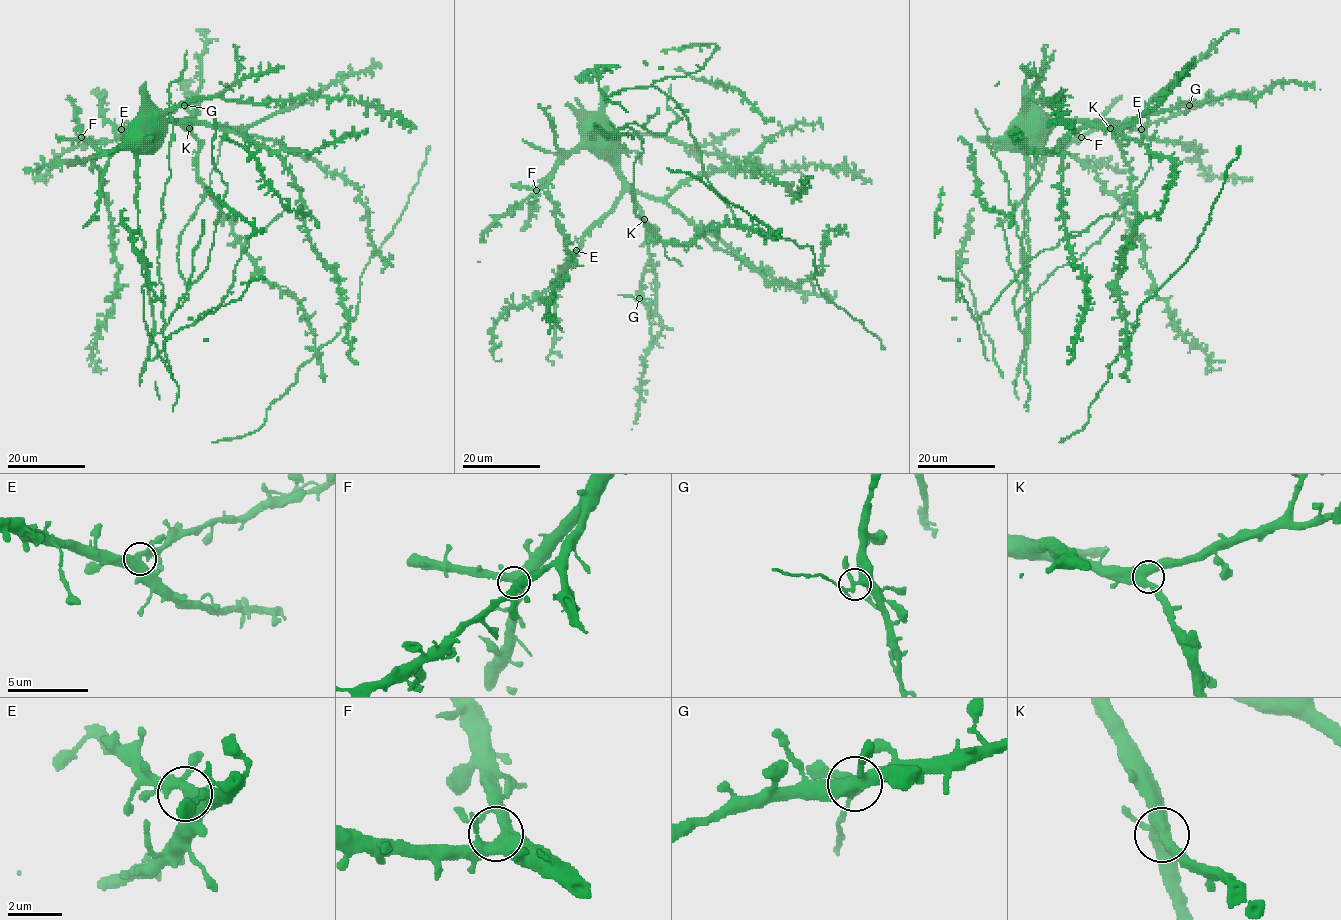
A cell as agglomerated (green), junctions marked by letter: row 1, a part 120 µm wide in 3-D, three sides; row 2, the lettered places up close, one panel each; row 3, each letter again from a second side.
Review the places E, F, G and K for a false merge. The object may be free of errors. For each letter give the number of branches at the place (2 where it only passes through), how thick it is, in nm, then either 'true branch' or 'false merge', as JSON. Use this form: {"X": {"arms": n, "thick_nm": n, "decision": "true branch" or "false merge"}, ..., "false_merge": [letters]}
{"E": {"arms": 4, "thick_nm": 440, "decision": "true branch"}, "F": {"arms": 4, "thick_nm": 480, "decision": "true branch"}, "G": {"arms": 4, "thick_nm": 360, "decision": "false merge"}, "K": {"arms": 4, "thick_nm": 500, "decision": "true branch"}, "false_merge": ["G"]}

